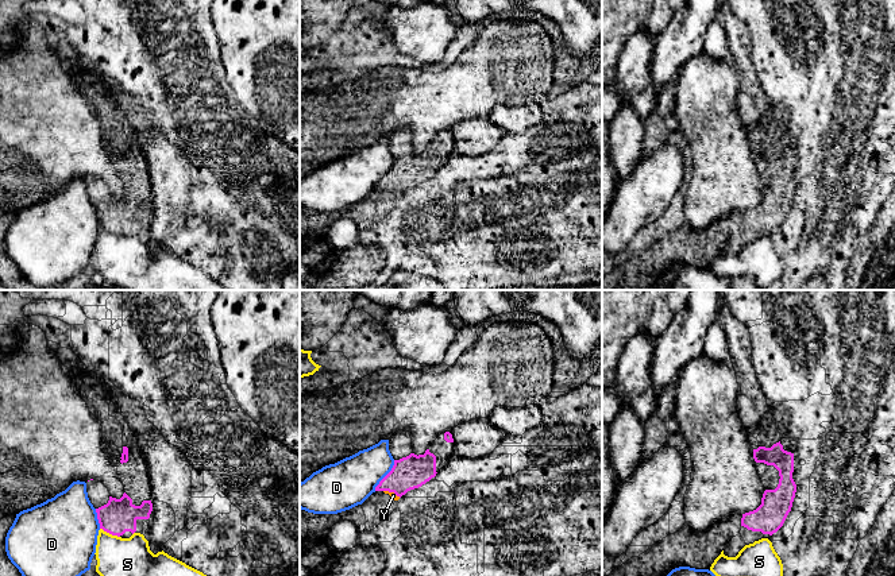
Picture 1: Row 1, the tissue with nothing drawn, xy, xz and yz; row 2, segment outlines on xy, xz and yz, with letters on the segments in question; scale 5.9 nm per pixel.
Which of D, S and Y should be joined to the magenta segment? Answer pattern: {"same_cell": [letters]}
{"same_cell": []}

